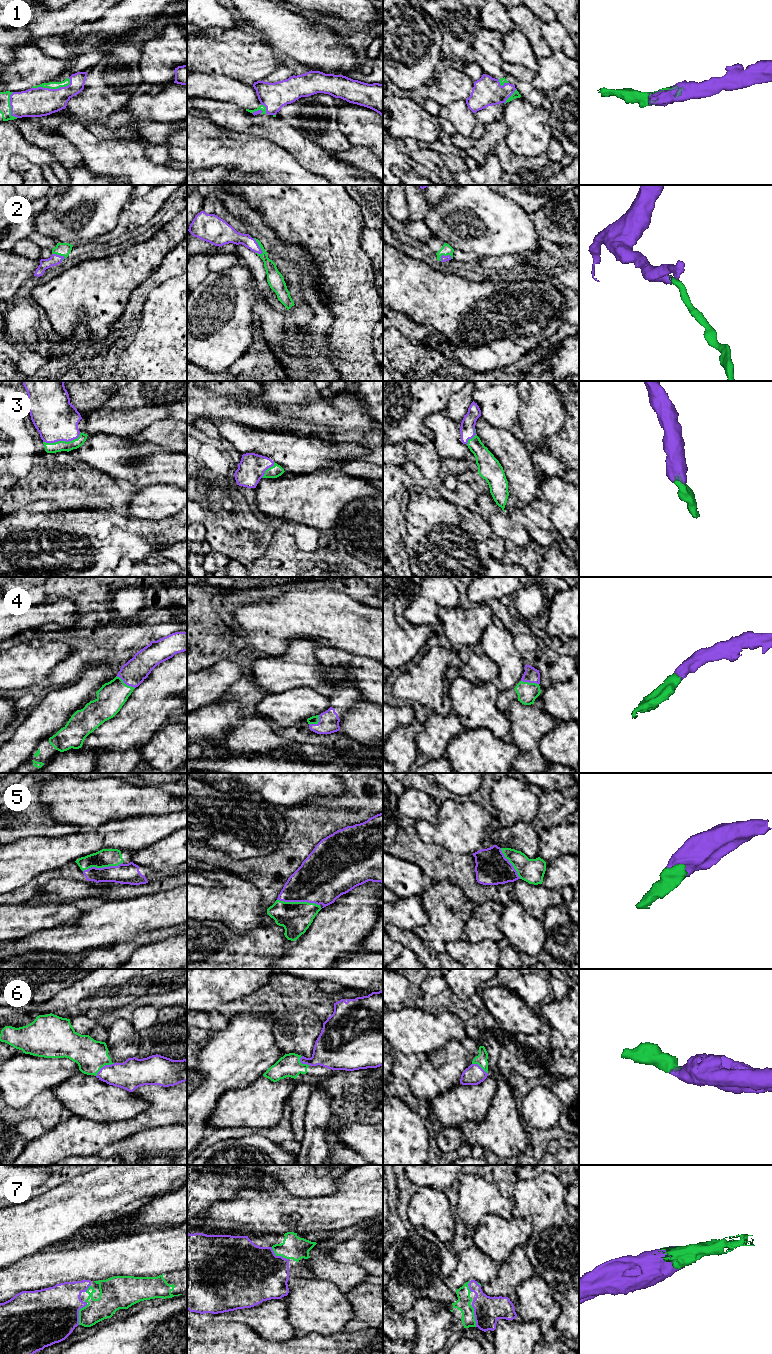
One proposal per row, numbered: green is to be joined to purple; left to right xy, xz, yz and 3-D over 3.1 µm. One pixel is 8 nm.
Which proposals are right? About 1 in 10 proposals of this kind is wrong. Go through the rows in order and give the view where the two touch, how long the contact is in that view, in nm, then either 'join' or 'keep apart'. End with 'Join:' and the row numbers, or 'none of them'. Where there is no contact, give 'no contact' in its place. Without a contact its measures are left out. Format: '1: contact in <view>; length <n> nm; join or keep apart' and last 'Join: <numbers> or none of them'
1: contact in xy; length 320 nm; join
2: contact in xz; length 150 nm; join
3: contact in xy; length 320 nm; join
4: contact in xy; length 180 nm; join
5: contact in xz; length 340 nm; join
6: contact in xy; length 190 nm; join
7: contact in xy; length 180 nm; join
Join: 1, 2, 3, 4, 5, 6, 7

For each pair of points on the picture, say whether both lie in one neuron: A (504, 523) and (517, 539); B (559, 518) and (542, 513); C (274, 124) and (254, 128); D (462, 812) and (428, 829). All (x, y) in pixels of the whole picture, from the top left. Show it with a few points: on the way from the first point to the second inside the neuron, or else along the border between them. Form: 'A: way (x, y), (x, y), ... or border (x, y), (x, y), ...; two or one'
A: way (506, 527), (514, 535); one
B: border (545, 499), (550, 506), (550, 519), (561, 535); two
C: way (269, 128), (259, 128); one
D: way (454, 820), (445, 829), (436, 829); one

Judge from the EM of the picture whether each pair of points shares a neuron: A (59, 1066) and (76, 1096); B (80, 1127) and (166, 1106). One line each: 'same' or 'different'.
A: different
B: same

